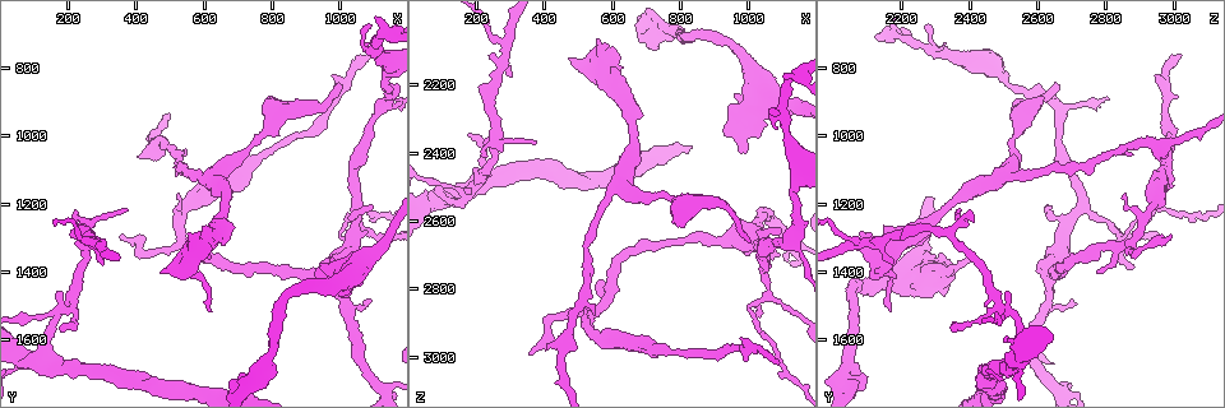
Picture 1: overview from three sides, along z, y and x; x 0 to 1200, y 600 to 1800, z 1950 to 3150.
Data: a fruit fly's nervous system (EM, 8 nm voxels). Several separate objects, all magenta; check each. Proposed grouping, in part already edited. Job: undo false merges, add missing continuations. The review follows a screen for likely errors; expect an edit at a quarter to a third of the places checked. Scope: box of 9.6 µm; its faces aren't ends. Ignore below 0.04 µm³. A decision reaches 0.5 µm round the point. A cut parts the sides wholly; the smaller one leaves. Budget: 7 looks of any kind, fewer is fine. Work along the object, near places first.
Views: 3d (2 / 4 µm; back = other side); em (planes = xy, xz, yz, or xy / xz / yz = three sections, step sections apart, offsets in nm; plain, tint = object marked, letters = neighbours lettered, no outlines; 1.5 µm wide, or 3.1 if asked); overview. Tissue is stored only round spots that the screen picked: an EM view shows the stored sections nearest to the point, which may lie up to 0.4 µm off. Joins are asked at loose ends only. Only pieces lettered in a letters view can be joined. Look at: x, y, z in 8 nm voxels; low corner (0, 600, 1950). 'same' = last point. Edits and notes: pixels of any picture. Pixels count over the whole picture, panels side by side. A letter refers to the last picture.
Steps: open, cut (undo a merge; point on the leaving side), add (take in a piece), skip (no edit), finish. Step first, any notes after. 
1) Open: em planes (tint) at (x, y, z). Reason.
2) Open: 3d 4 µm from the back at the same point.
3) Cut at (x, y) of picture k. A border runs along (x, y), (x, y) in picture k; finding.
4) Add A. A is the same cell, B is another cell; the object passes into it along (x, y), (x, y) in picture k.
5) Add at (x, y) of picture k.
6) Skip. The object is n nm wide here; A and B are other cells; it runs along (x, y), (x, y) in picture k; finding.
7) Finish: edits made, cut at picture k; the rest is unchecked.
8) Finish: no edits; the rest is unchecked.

Open: 3d 4 µm at (1110, 1350, 2270). Sudden change in width.

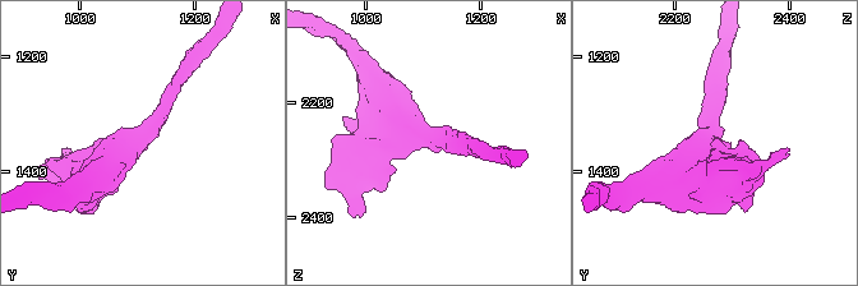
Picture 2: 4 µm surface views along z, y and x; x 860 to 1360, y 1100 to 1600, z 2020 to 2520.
Open: em yz step 4 (letters) at (1105, 1345, 2260).

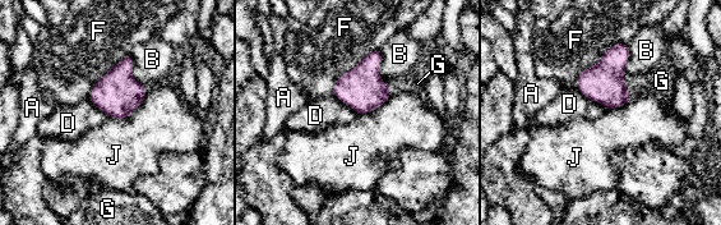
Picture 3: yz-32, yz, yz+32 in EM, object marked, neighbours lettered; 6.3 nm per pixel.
Skip. A, B, D, F, G and J are other cells; the arms are 220, 500 nm wide; continuous, no second cell.

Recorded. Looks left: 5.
Open: 3d 2 µm at (550, 1320, 2060). Branch stops here.

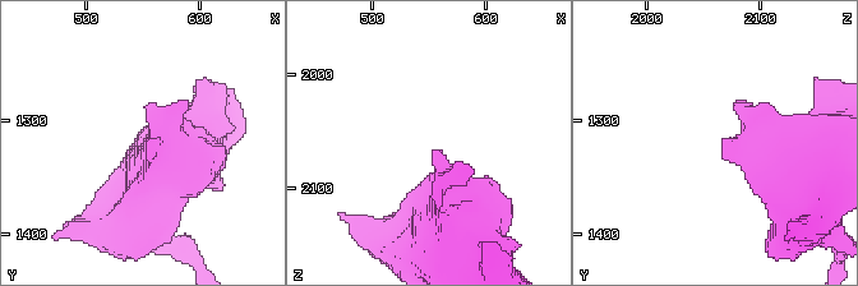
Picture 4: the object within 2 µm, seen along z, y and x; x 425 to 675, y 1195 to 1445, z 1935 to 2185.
Open: em yz step 8 (tint) at (554, 1322, 2066).

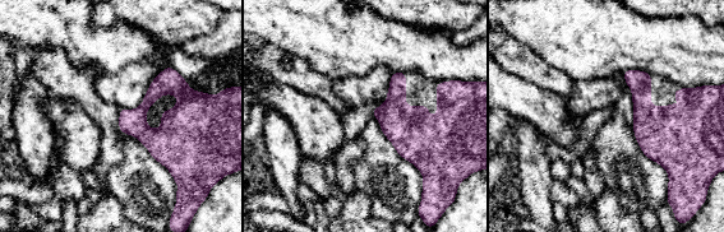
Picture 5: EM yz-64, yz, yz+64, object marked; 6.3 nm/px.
Open: em planes (letters) at the same point.

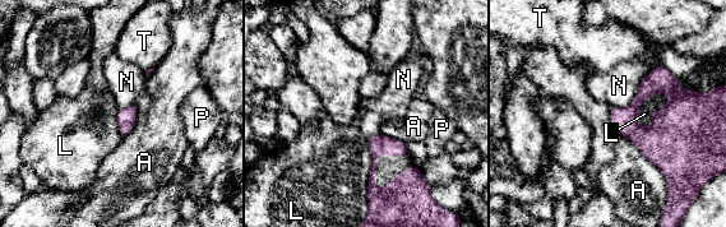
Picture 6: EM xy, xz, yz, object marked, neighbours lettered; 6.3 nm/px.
Skip. A, L, N, P and T are other cells; it runs along (371, 140), (375, 188), (416, 170) in picture 6; no lettered piece goes on from it.

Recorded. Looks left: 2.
Open: em xz step 8 (tint) at (1090, 760, 3020).

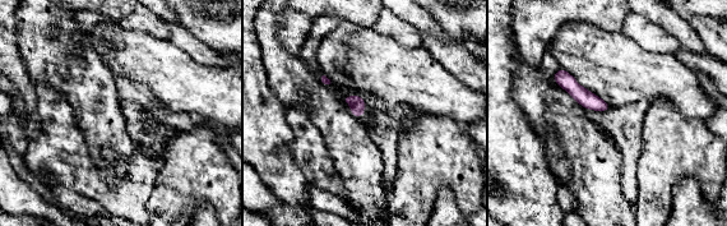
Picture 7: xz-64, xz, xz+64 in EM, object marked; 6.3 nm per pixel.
Open: em xy step 4 (letters) at the same point.

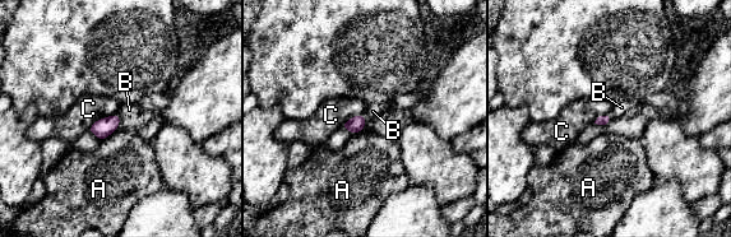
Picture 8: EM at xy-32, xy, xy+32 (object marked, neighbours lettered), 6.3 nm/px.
Add B. B is the same cell, A and C are other cells; the object passes into it along (356, 124), (364, 117), (373, 111) in picture 8; the cell continues.

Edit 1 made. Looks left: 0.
Finish: edits made, add at picture 8; the rest is unchecked.

